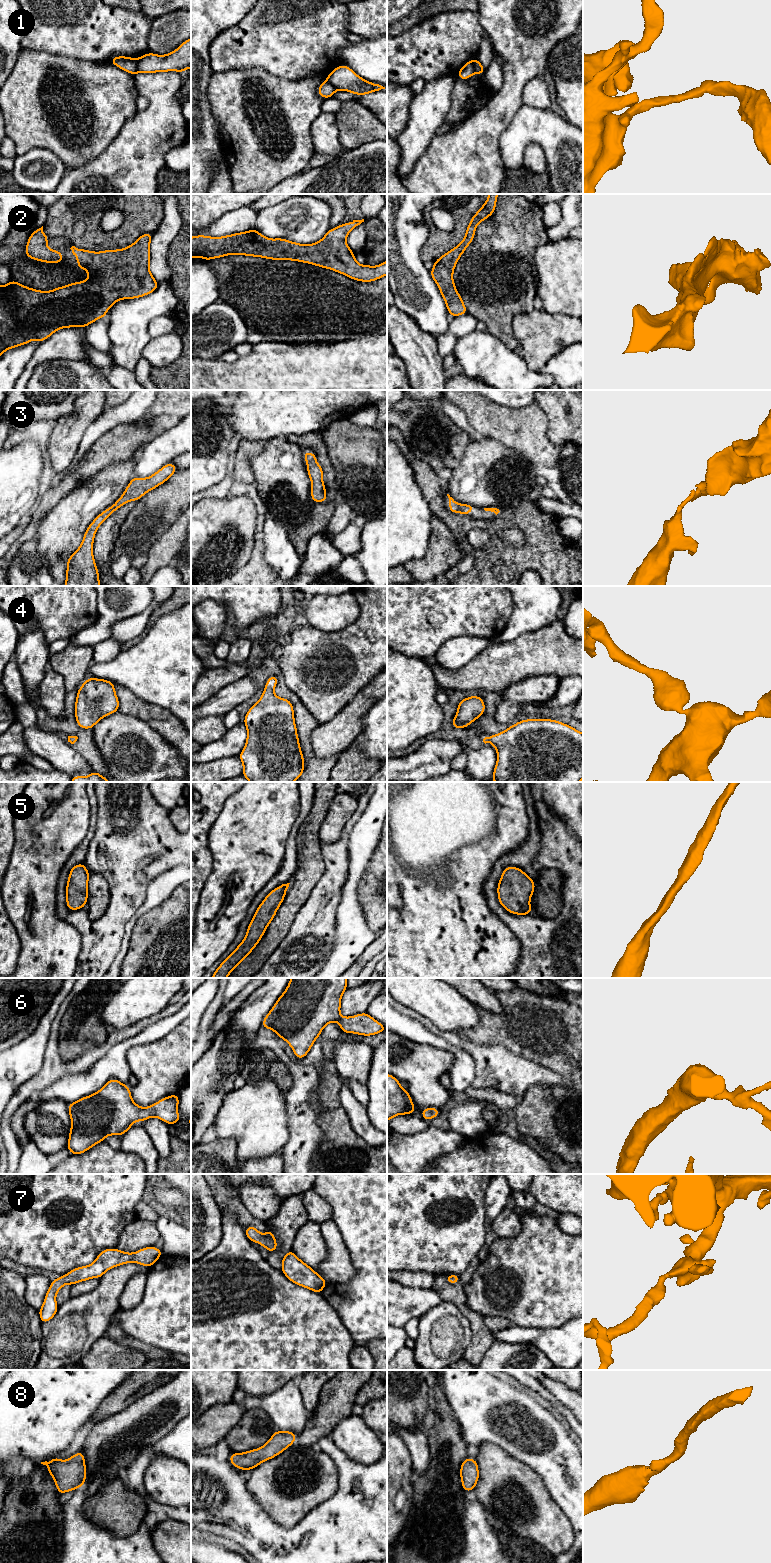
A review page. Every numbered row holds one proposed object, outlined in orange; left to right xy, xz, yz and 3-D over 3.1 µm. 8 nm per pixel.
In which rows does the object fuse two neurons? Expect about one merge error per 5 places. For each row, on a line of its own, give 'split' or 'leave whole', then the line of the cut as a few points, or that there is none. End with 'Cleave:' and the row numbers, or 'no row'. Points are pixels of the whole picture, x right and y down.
1: split; cut xy (136, 59), (137, 72)
2: leave whole; cut none
3: leave whole; cut none
4: leave whole; cut none
5: leave whole; cut none
6: leave whole; cut none
7: leave whole; cut none
8: leave whole; cut none
Cleave: 1

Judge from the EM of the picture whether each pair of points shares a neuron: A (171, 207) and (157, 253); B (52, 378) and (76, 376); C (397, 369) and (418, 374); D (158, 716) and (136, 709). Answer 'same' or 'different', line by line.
A: same
B: same
C: different
D: same

